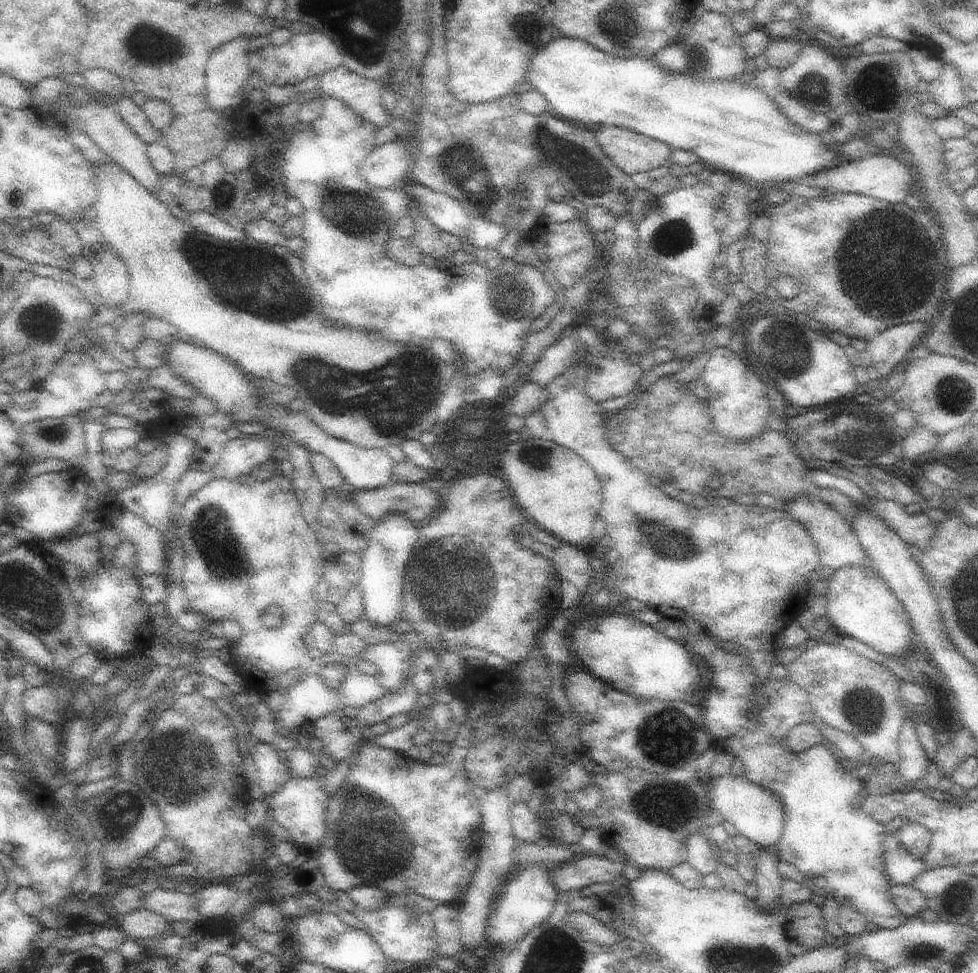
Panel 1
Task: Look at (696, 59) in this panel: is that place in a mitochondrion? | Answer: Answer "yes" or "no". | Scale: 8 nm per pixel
yes

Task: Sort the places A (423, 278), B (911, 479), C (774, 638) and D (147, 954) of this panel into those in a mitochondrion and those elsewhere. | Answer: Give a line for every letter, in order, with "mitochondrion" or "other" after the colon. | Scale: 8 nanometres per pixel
A: other
B: other
C: other
D: other

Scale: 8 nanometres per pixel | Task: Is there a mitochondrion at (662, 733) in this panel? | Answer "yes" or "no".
yes

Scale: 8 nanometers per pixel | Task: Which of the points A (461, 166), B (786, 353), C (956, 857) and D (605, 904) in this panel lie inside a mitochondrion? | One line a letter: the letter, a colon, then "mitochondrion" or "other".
A: mitochondrion
B: mitochondrion
C: other
D: other

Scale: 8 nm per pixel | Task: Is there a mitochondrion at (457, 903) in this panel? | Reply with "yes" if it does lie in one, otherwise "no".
no

